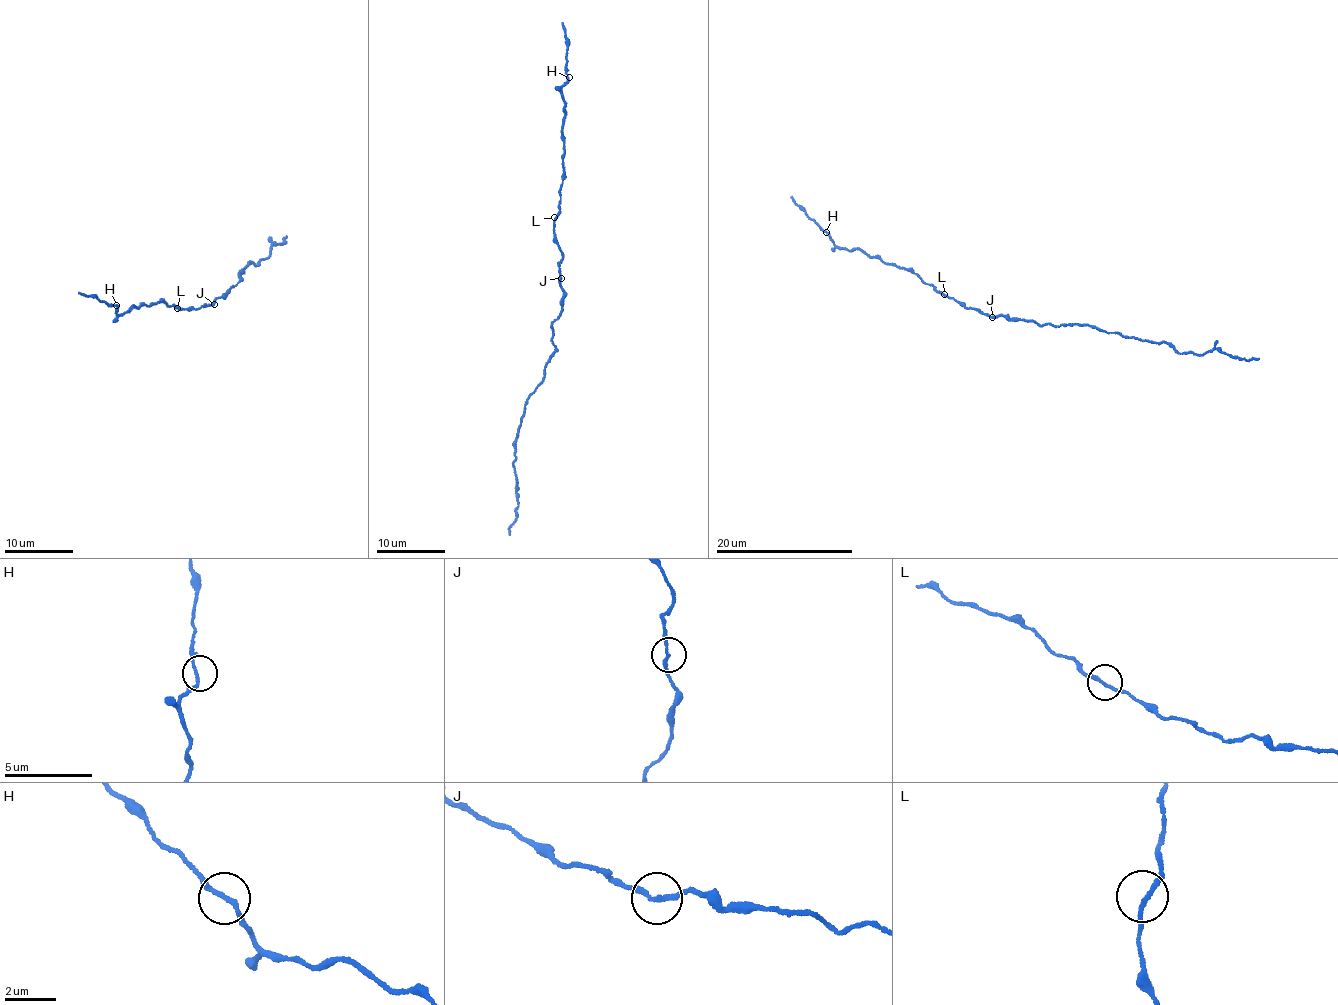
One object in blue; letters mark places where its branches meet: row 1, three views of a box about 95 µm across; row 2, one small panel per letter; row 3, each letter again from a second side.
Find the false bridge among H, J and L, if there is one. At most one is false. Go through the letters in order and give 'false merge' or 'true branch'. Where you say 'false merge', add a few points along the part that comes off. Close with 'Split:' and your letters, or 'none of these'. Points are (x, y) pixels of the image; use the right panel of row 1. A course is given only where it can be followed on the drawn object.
H: true branch
J: true branch
L: true branch
Split: none of these

